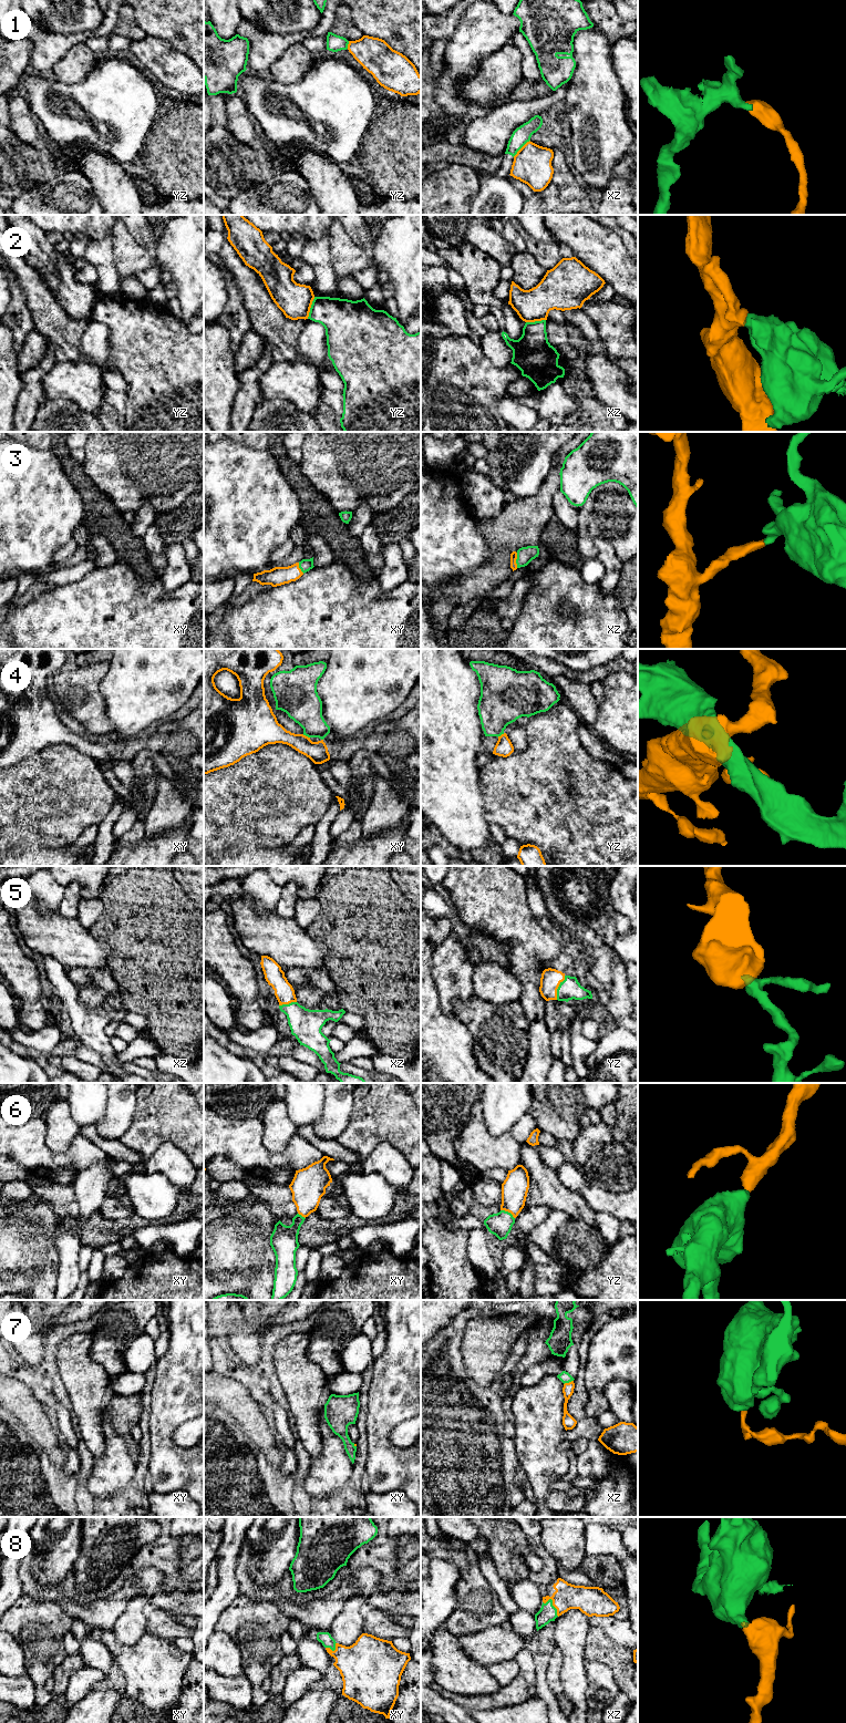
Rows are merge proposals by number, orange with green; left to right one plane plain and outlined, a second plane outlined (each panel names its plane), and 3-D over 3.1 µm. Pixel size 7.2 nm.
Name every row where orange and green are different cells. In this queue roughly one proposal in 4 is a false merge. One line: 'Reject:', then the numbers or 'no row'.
Reject: 1, 2, 7

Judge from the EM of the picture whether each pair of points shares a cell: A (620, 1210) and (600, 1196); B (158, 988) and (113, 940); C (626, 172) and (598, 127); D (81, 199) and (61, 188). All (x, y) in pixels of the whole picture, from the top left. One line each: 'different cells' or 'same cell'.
A: same cell
B: same cell
C: different cells
D: same cell

